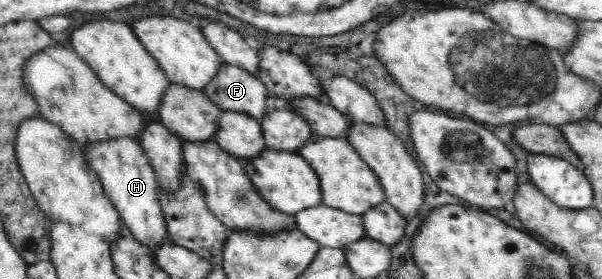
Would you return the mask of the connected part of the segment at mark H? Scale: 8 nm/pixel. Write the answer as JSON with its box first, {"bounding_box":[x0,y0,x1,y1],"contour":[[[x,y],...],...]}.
{"bounding_box":[81,138,168,251],"contour":[[[113,138],[107,142],[95,142],[81,148],[87,165],[103,183],[107,199],[119,211],[122,222],[131,231],[135,239],[148,246],[152,251],[163,244],[168,235],[167,224],[158,197],[158,184],[155,171],[149,158],[145,156],[140,141],[136,138]]]}

